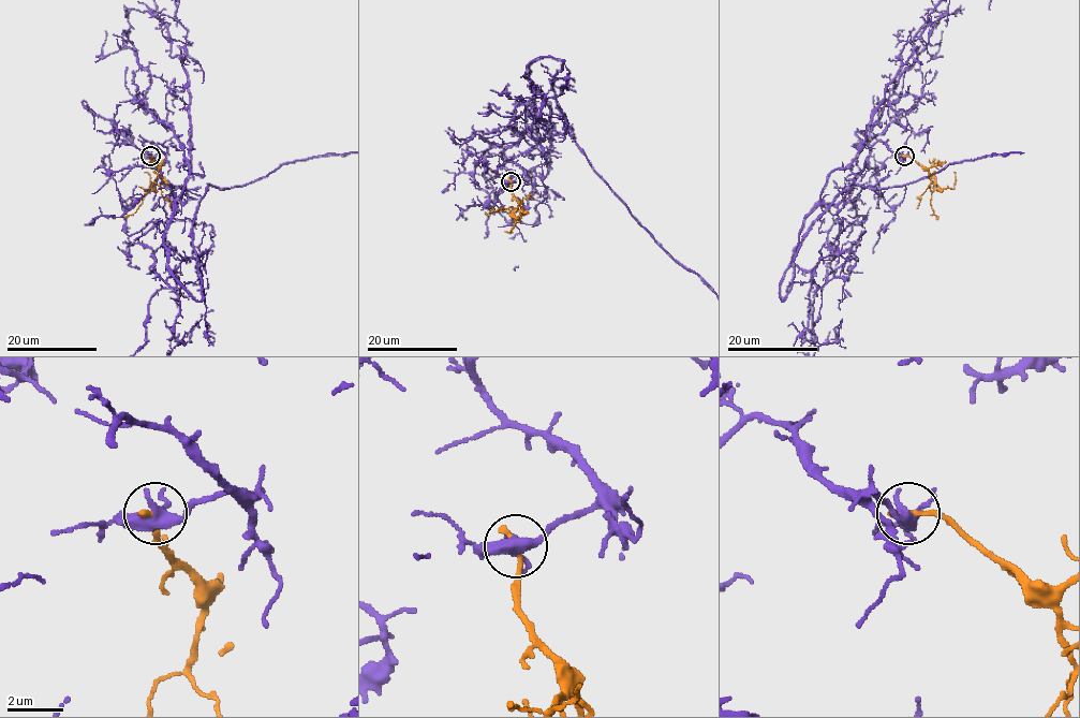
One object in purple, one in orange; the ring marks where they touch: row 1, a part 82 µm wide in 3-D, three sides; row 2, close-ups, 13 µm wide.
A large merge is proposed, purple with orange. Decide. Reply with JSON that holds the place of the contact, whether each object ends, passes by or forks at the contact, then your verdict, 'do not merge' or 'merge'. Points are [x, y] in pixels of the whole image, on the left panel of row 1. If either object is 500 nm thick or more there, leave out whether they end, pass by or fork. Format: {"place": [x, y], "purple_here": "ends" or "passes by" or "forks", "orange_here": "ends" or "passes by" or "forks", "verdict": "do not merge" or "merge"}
{"place": [150, 156], "purple_here": "forks", "orange_here": "ends", "verdict": "do not merge"}

